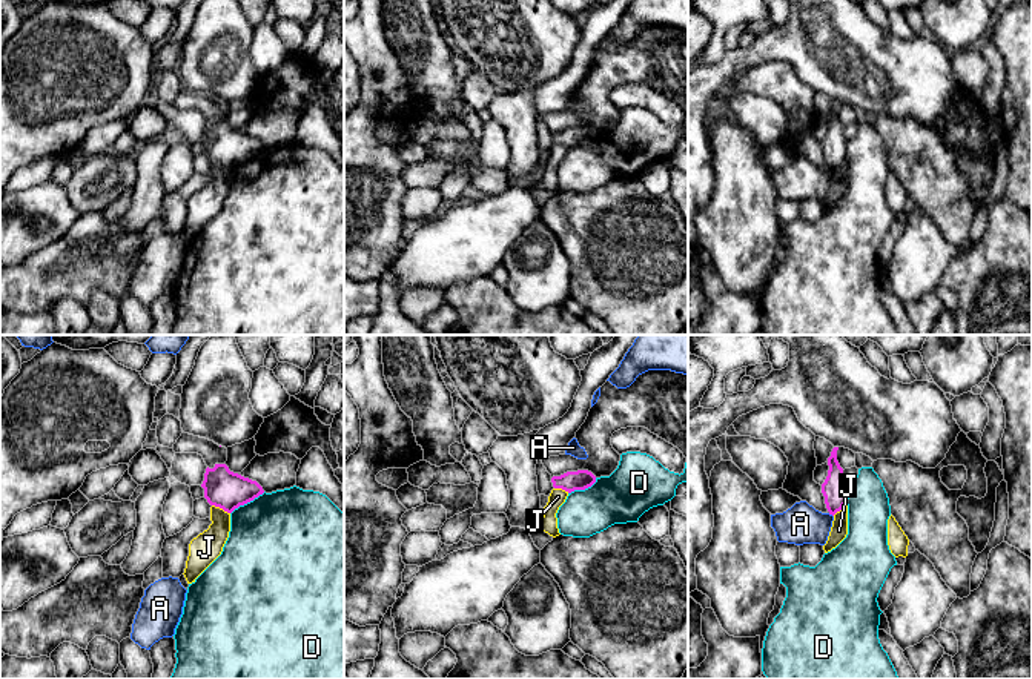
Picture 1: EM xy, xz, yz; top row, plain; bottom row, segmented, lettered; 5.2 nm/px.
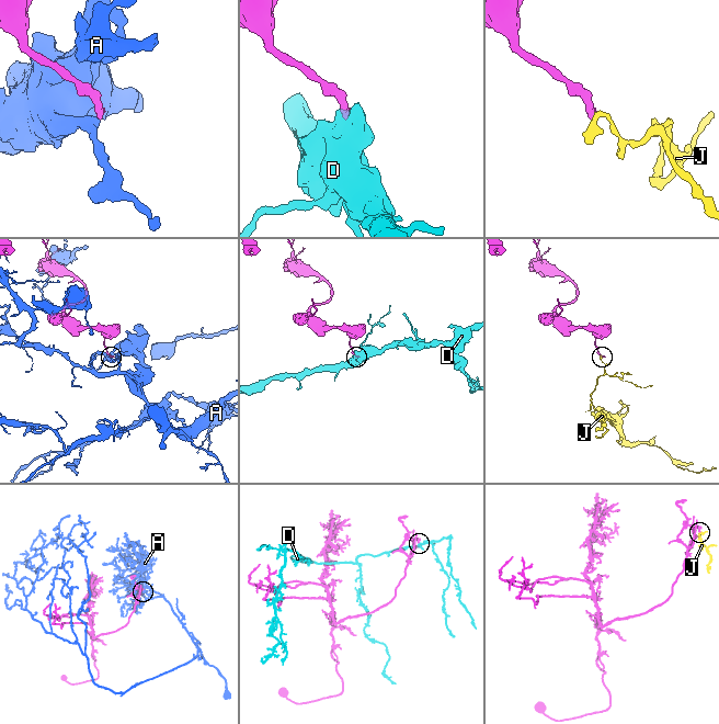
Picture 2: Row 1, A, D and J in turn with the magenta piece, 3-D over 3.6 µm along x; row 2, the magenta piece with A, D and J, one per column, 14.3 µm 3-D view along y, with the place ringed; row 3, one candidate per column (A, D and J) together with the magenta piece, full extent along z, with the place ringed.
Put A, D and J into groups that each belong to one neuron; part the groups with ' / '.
A / D / J

